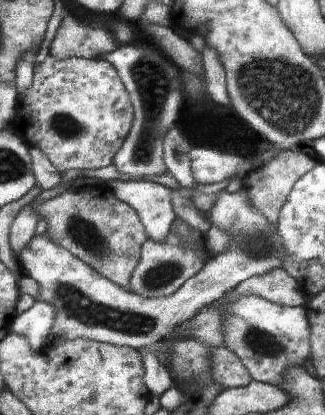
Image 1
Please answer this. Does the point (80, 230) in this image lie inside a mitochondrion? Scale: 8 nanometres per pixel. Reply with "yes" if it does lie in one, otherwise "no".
yes

